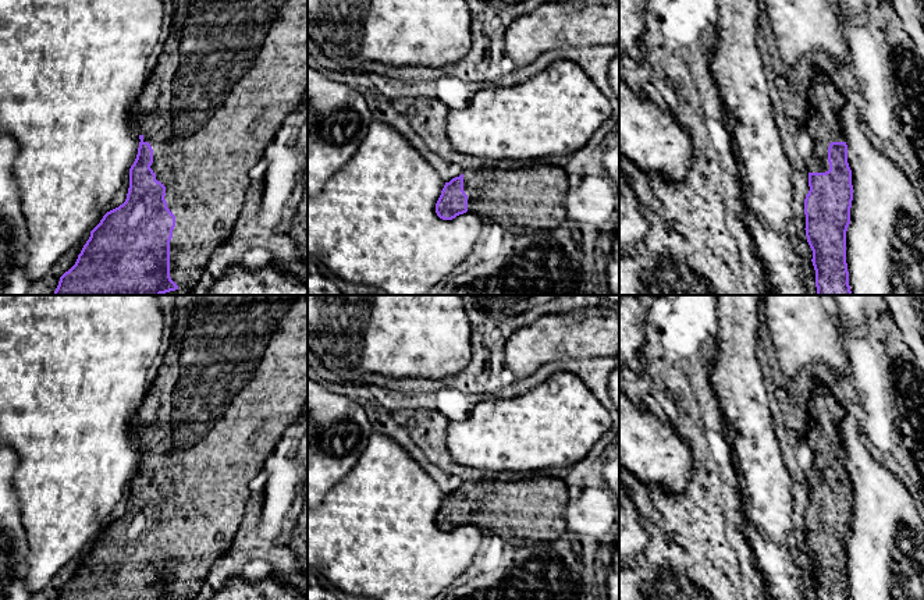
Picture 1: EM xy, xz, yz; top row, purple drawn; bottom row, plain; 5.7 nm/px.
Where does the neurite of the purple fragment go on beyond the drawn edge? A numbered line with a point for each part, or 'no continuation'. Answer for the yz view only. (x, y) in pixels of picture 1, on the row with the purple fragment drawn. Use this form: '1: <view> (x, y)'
1: yz (825, 100)

